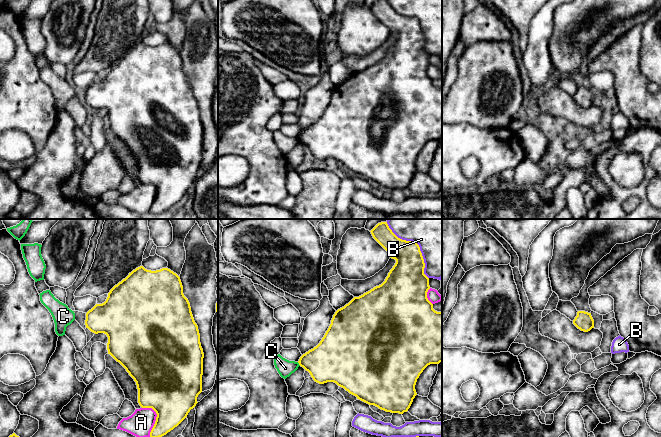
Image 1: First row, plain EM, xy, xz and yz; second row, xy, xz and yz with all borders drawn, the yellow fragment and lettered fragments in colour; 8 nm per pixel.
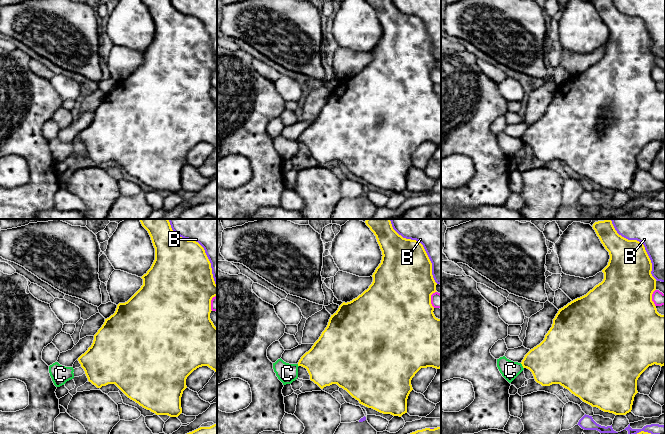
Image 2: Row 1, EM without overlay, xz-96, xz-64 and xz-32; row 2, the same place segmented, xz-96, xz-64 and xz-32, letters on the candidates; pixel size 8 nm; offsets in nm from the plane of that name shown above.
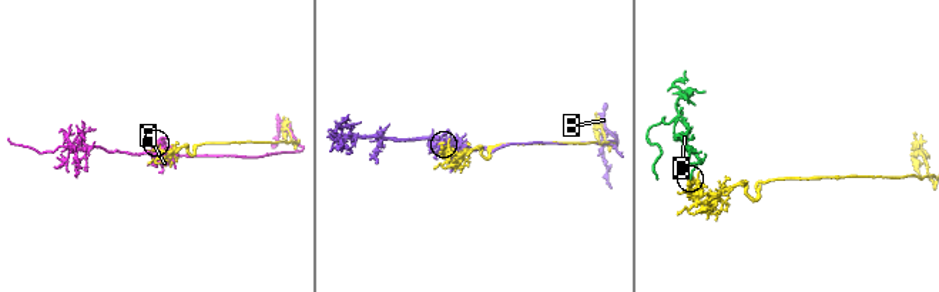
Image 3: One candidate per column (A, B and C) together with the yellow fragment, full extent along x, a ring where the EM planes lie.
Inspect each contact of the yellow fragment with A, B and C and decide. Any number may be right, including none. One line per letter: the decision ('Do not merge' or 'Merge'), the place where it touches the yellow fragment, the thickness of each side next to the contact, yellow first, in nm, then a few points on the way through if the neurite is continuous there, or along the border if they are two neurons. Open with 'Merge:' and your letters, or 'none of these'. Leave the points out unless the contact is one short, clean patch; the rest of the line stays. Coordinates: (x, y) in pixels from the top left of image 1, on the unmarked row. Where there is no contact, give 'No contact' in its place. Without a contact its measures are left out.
Merge: none of these
A: Do not merge. Touches yellow at xy (156, 194). Thickness 420 nm (yellow) against 200 nm
B: Do not merge. Touches yellow at xz (418, 21). Thickness 260 nm (yellow) against 340 nm
C: Do not merge. Touches yellow at xz (299, 140). Thickness 340 nm (yellow) against 140 nm. Boundary: xz (297, 138), (300, 141)

